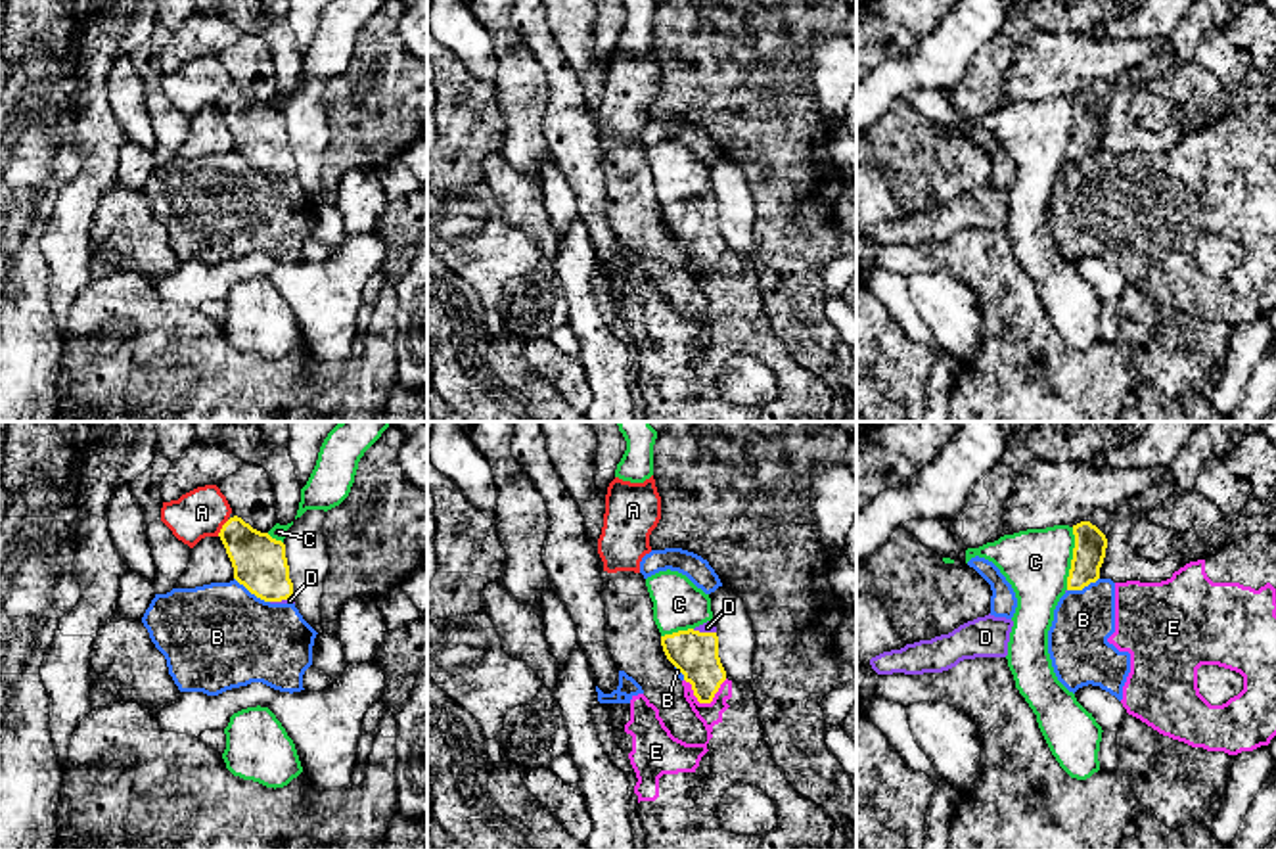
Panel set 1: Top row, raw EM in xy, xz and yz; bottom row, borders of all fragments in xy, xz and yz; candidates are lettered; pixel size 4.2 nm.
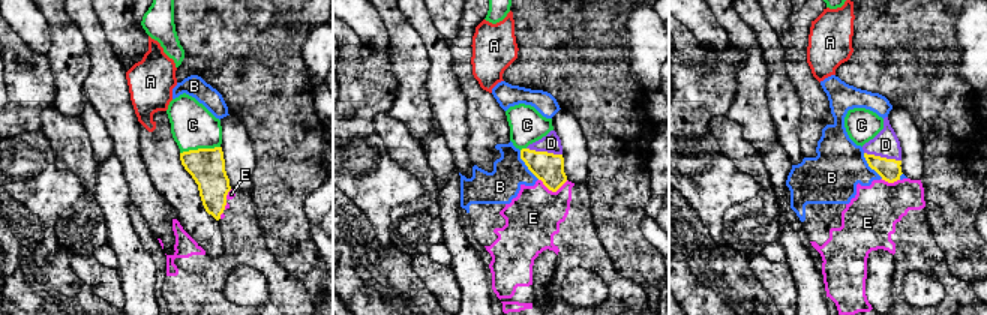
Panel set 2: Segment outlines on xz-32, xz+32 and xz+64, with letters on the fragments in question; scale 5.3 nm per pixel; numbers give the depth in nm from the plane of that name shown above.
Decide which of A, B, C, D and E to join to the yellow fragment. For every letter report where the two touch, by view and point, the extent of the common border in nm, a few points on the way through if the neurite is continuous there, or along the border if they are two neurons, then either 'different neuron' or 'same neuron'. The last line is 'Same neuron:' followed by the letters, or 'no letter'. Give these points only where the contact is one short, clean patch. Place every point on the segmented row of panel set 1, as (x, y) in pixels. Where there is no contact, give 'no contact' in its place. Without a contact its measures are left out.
A: meets yellow in xy at (223, 527); contact 90 nm long; border along xy (228, 520), (217, 535); different neuron
B: meets yellow in xy at (251, 593); contact 190 nm long; border along xy (234, 577), (269, 602); different neuron
C: meets yellow in yz at (1073, 558); contact 260 nm long; border along yz (1073, 527), (1073, 558), (1066, 589); different neuron
D: meets yellow in xy at (282, 598); contact 110 nm long; runs through xy (259, 562), (282, 598), (290, 600); same neuron
E: meets yellow in xz at (704, 702); contact 180 nm long; border along xz (727, 679), (709, 702), (700, 702), (684, 681); different neuron
Same neuron: D

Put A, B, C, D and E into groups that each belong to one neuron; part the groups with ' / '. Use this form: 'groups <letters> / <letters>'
groups A / B E / C / D

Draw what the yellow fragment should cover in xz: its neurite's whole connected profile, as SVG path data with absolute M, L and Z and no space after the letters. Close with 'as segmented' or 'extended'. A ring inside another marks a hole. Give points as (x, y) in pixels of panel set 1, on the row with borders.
M715 621L665 634L661 636L661 646L667 659L684 675L684 680L692 684L697 701L711 703L726 680L726 671L718 657Z; extended

